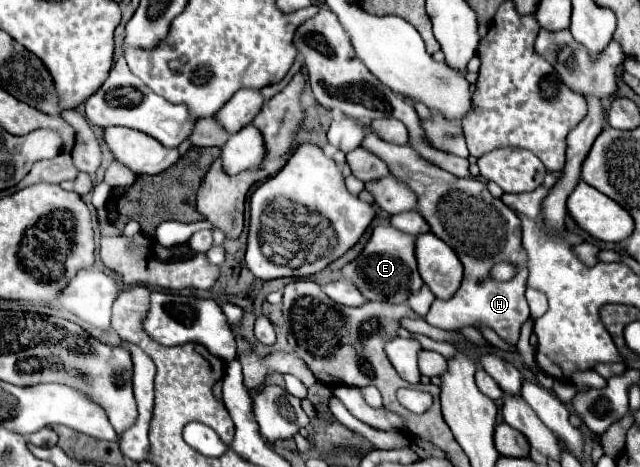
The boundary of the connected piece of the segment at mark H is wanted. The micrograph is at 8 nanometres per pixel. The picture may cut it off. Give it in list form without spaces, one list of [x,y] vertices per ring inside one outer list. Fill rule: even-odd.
[[[365,132],[367,136],[361,142],[361,148],[373,152],[379,156],[387,168],[389,174],[393,174],[401,184],[411,188],[417,196],[417,212],[425,218],[431,232],[447,242],[455,254],[459,256],[465,274],[461,280],[459,290],[453,294],[451,300],[445,302],[433,302],[429,314],[425,320],[441,330],[459,330],[463,326],[477,326],[485,324],[493,328],[507,344],[517,344],[521,326],[529,320],[529,306],[525,300],[525,276],[527,276],[527,260],[525,250],[521,248],[521,222],[519,218],[507,210],[507,206],[493,196],[485,186],[485,182],[479,182],[475,178],[457,178],[425,158],[421,158],[409,144],[397,146],[397,144],[385,144],[379,140],[373,132]],[[445,196],[445,226],[439,218],[439,202]],[[477,206],[479,206],[479,228],[477,226]],[[499,262],[509,262],[517,266],[517,274],[507,280],[499,282],[491,278],[491,268]]]

